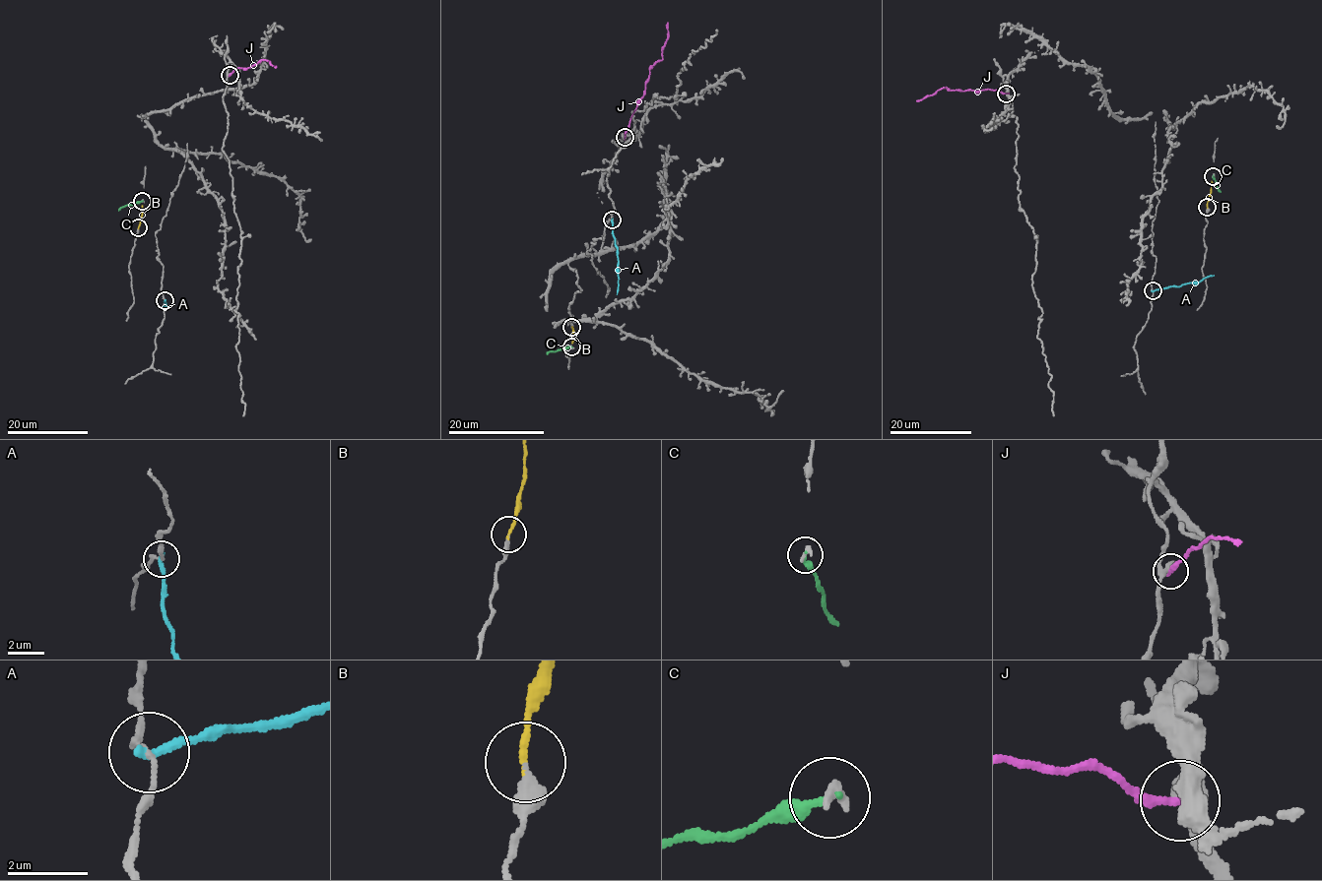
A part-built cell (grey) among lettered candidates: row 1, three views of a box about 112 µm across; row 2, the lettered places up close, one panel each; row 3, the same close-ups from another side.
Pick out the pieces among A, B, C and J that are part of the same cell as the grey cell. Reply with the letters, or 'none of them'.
B

